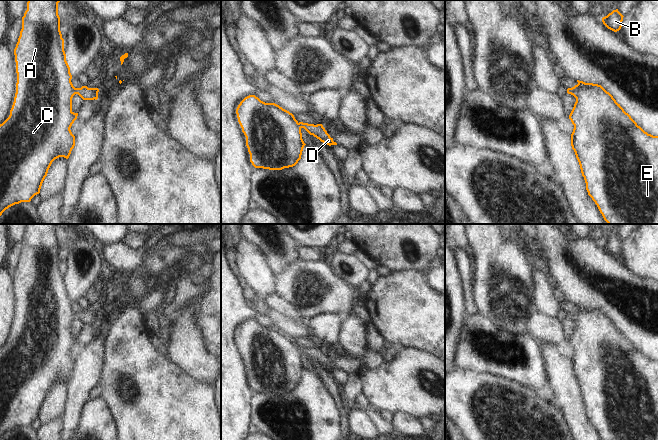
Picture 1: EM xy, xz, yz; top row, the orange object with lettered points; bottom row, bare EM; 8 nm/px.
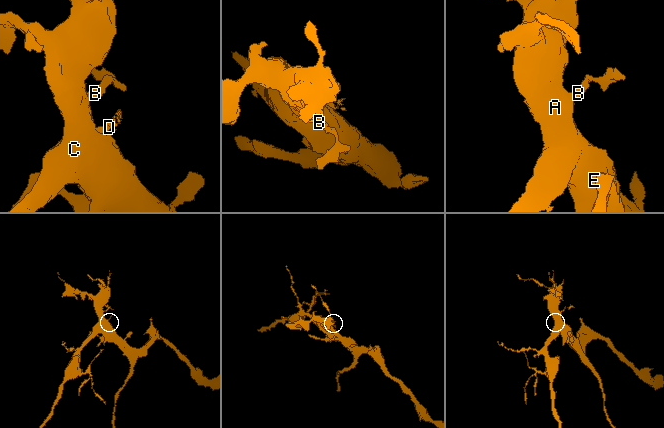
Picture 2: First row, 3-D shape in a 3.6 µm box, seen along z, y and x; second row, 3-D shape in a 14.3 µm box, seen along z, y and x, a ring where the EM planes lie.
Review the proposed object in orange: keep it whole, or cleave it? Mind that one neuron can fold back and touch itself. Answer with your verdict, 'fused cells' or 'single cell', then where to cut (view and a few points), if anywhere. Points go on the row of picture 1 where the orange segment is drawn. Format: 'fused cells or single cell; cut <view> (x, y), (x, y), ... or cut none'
single cell; cut none

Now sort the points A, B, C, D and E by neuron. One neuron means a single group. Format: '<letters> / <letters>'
A B C D E

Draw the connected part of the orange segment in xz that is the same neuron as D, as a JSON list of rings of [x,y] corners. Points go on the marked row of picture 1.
[[[255,95],[245,97],[236,114],[255,168],[282,170],[295,166],[306,145],[302,128],[329,146],[337,145],[322,124],[298,122],[289,111],[275,103],[265,103]]]

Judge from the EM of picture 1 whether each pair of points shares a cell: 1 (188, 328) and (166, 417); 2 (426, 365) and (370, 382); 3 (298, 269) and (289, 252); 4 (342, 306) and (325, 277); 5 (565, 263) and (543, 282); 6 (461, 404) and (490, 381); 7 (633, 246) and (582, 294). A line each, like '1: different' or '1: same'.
1: different
2: same
3: different
4: same
5: different
6: same
7: different

